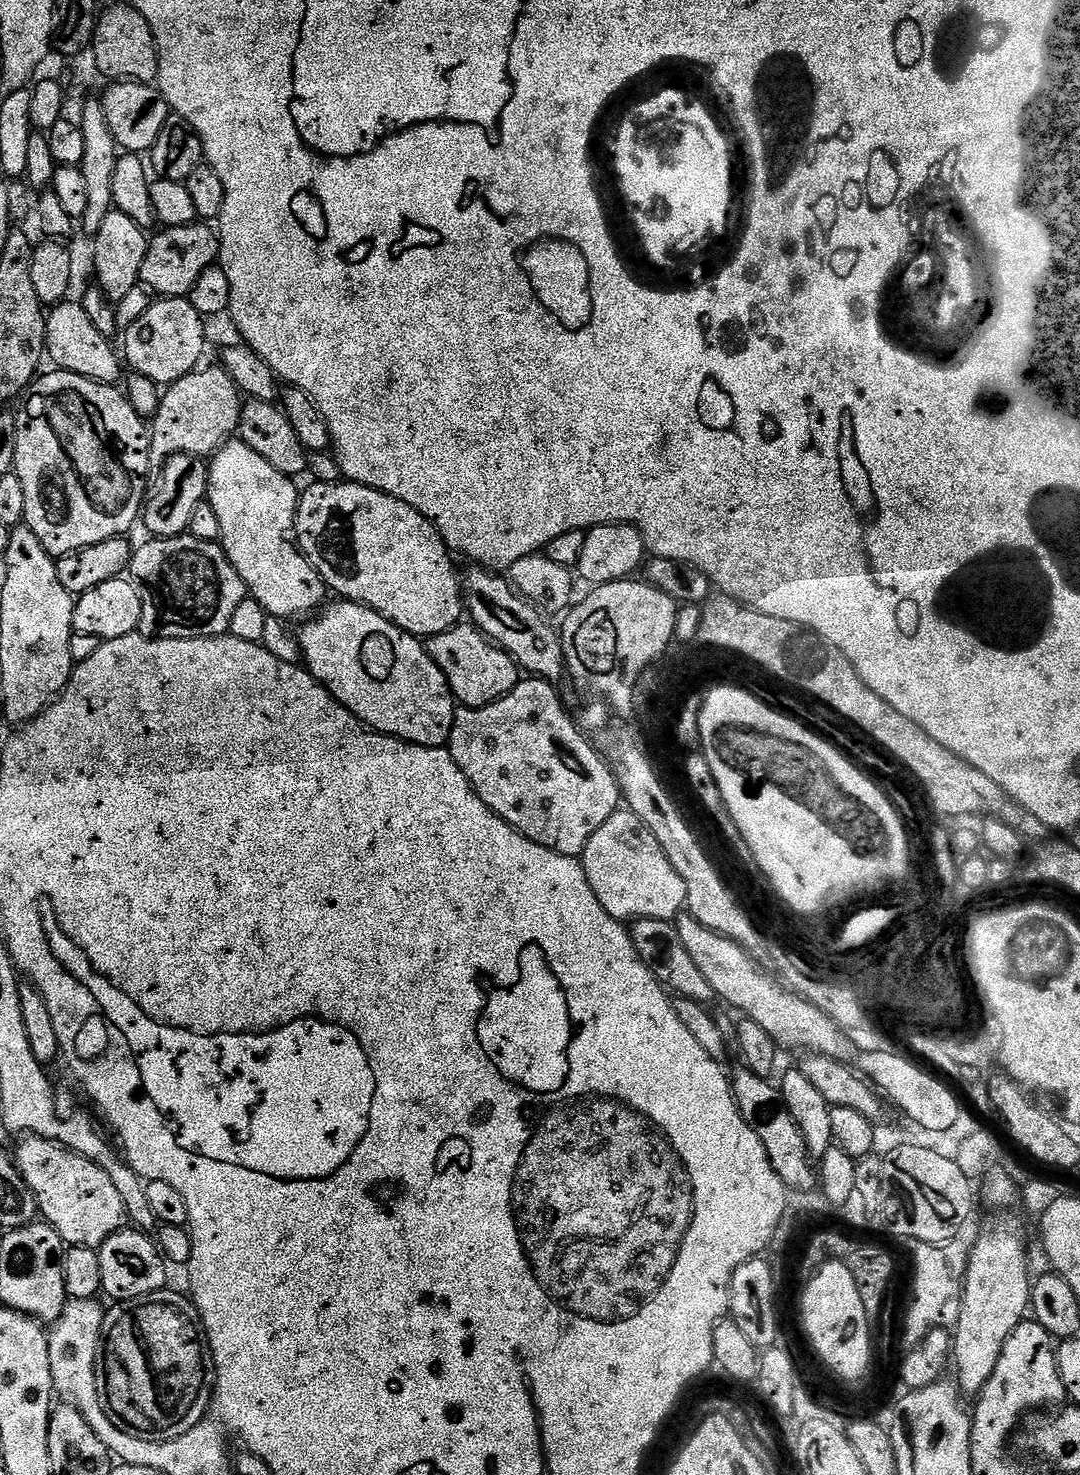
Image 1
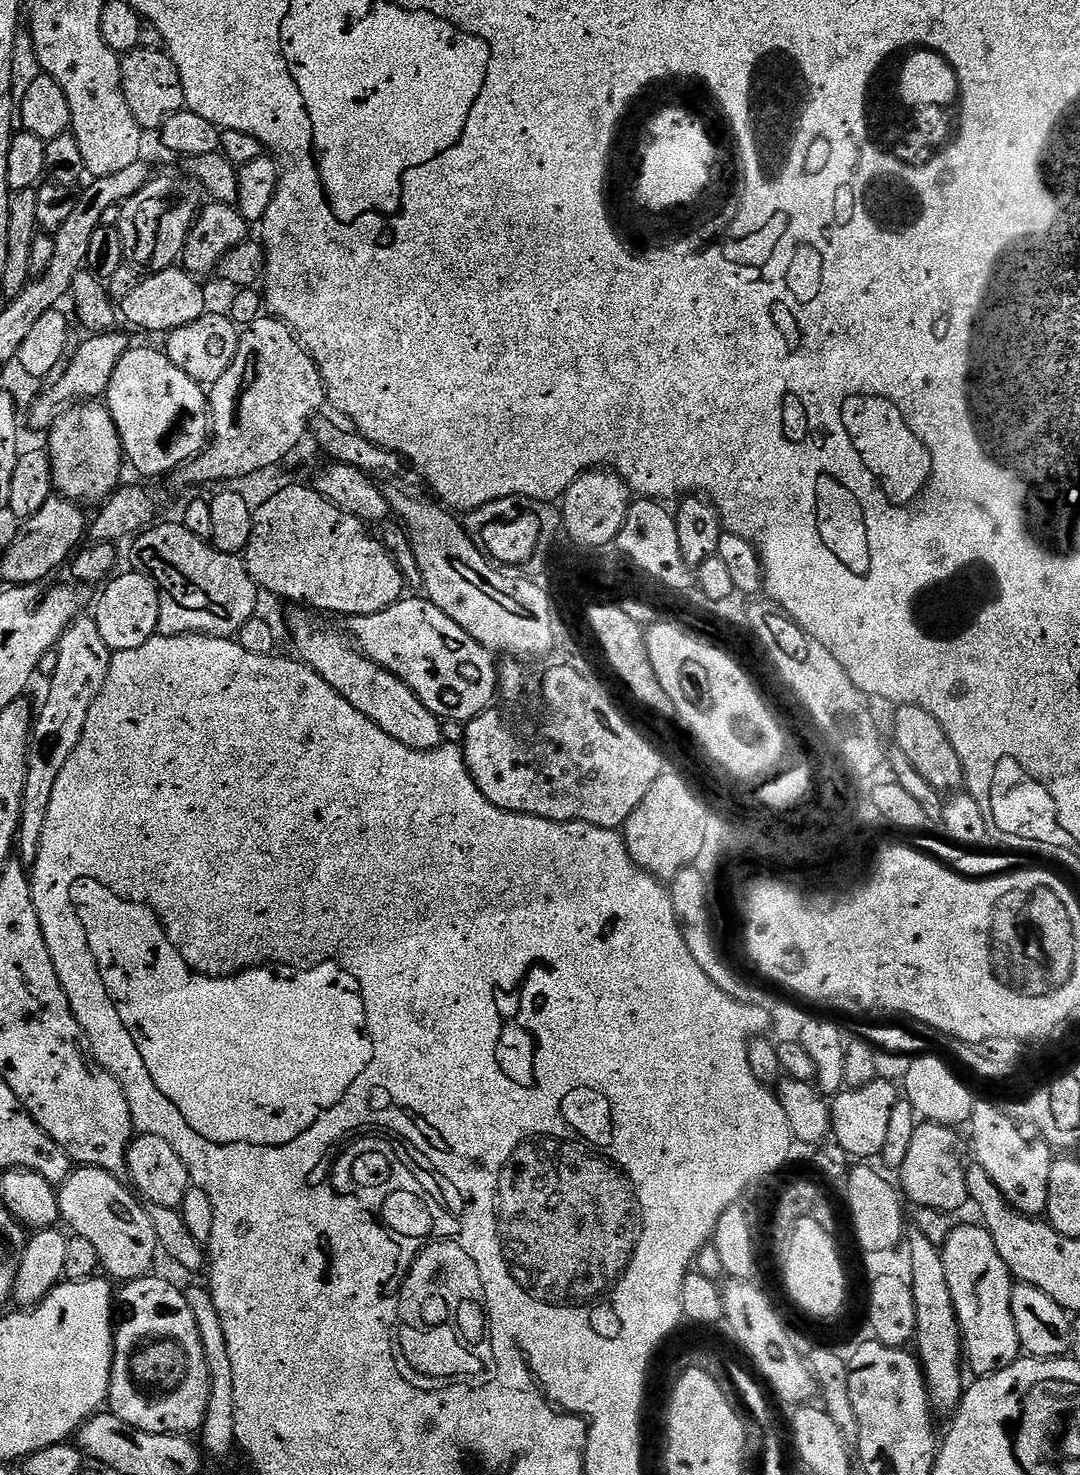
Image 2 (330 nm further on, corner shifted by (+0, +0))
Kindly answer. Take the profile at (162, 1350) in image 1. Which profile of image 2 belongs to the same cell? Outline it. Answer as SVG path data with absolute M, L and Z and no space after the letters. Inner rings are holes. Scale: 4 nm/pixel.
M156 1275L127 1281L115 1297L112 1377L107 1407L113 1416L143 1432L188 1436L199 1433L208 1413L210 1377L206 1354L202 1350L202 1338L198 1338L198 1322L194 1322L194 1313L186 1306L184 1292Z

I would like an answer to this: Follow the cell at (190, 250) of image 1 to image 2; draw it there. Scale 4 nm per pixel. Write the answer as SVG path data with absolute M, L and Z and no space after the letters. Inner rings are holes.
M173 266L145 275L144 281L122 301L122 316L144 332L167 334L186 326L209 311L208 296L193 273L180 266Z

